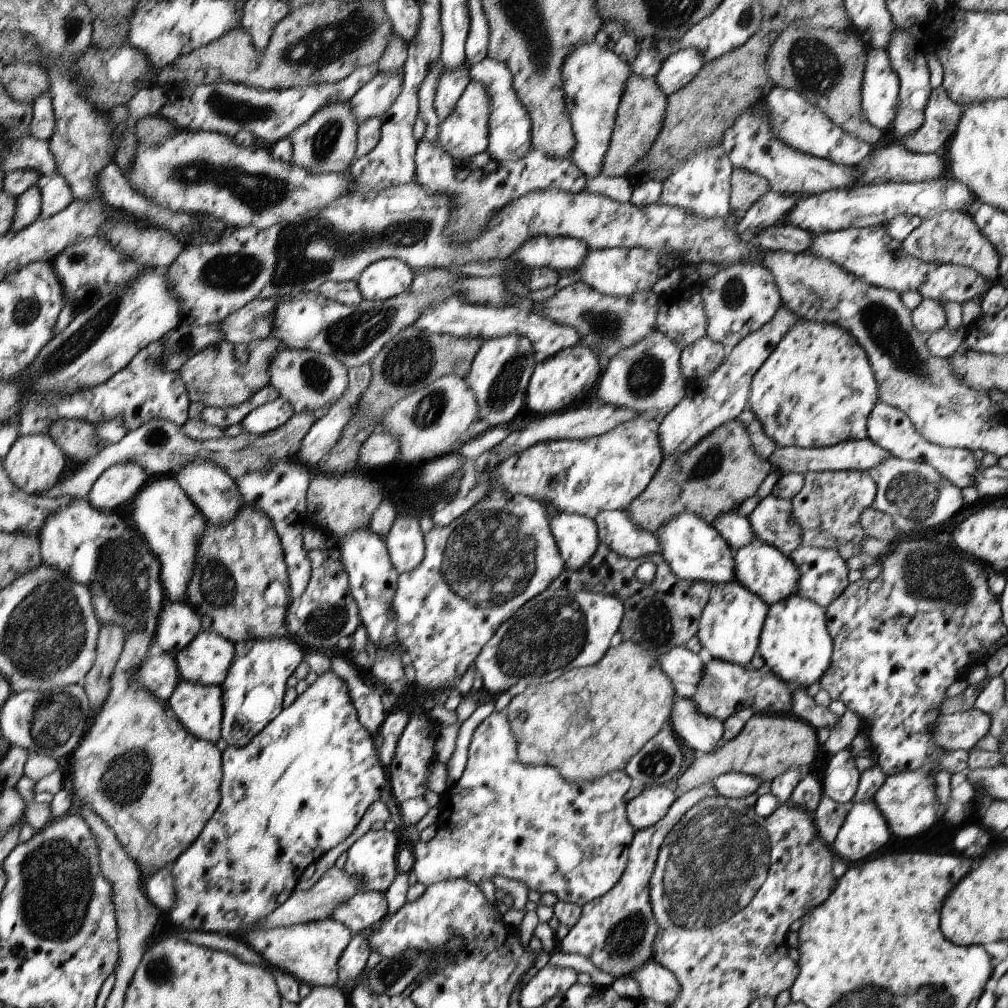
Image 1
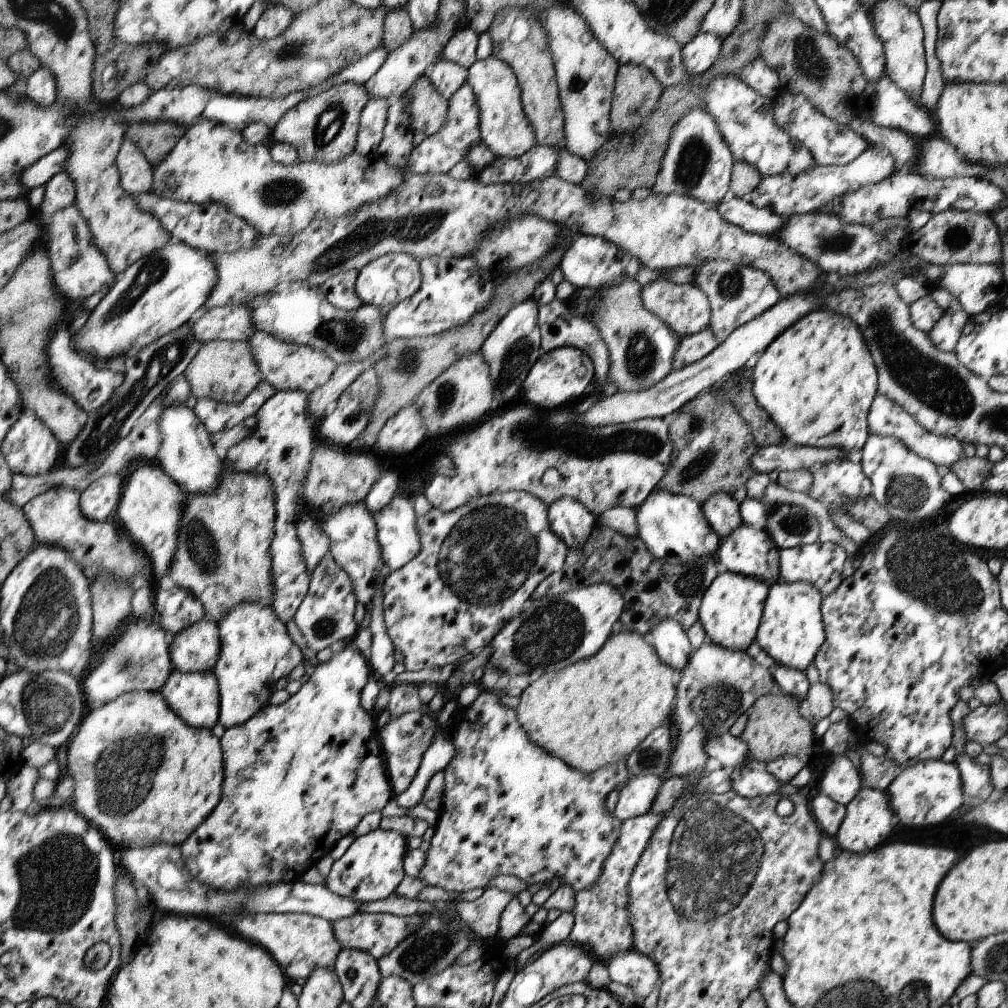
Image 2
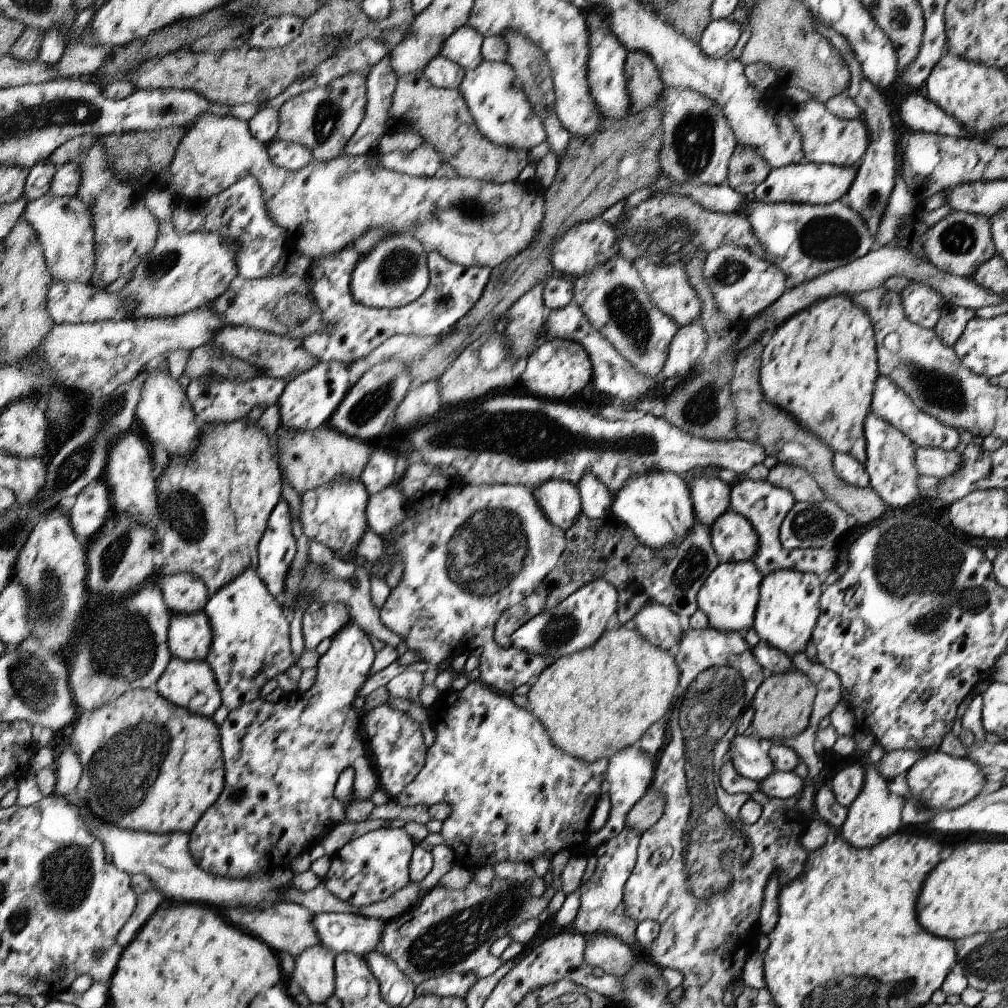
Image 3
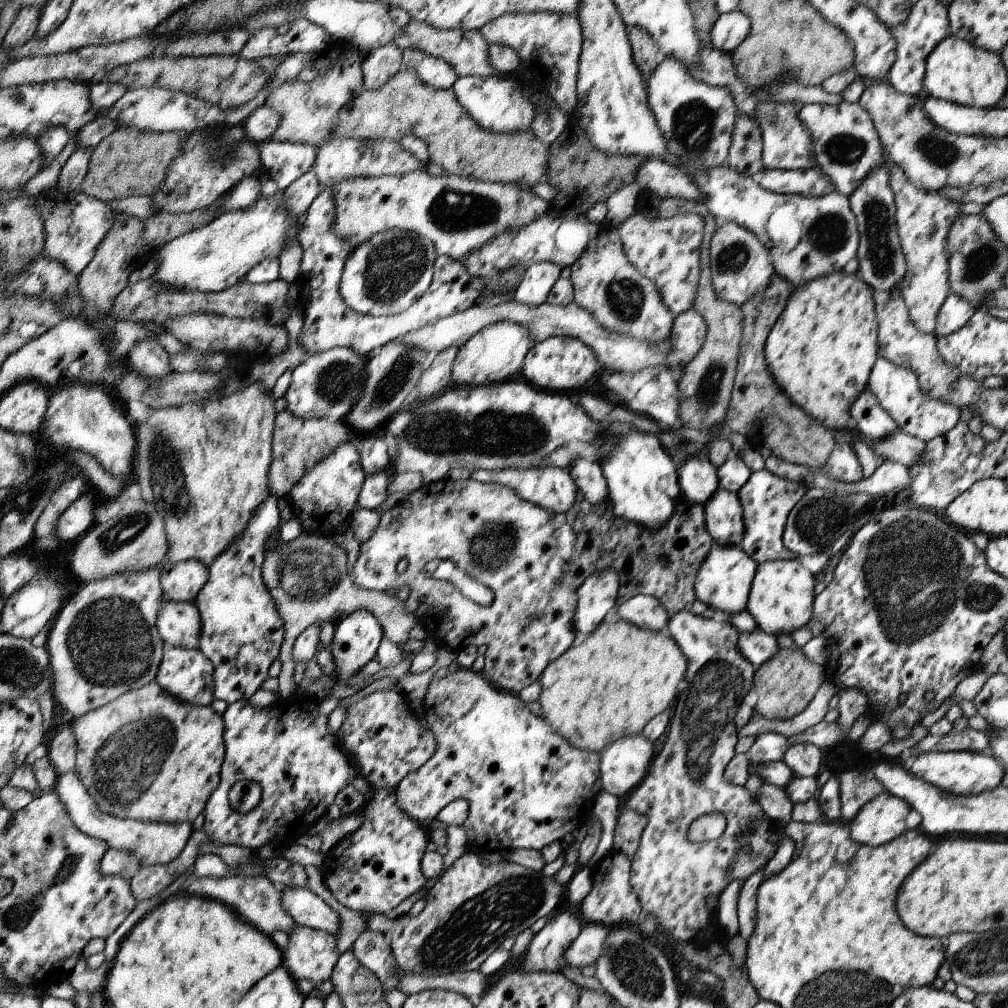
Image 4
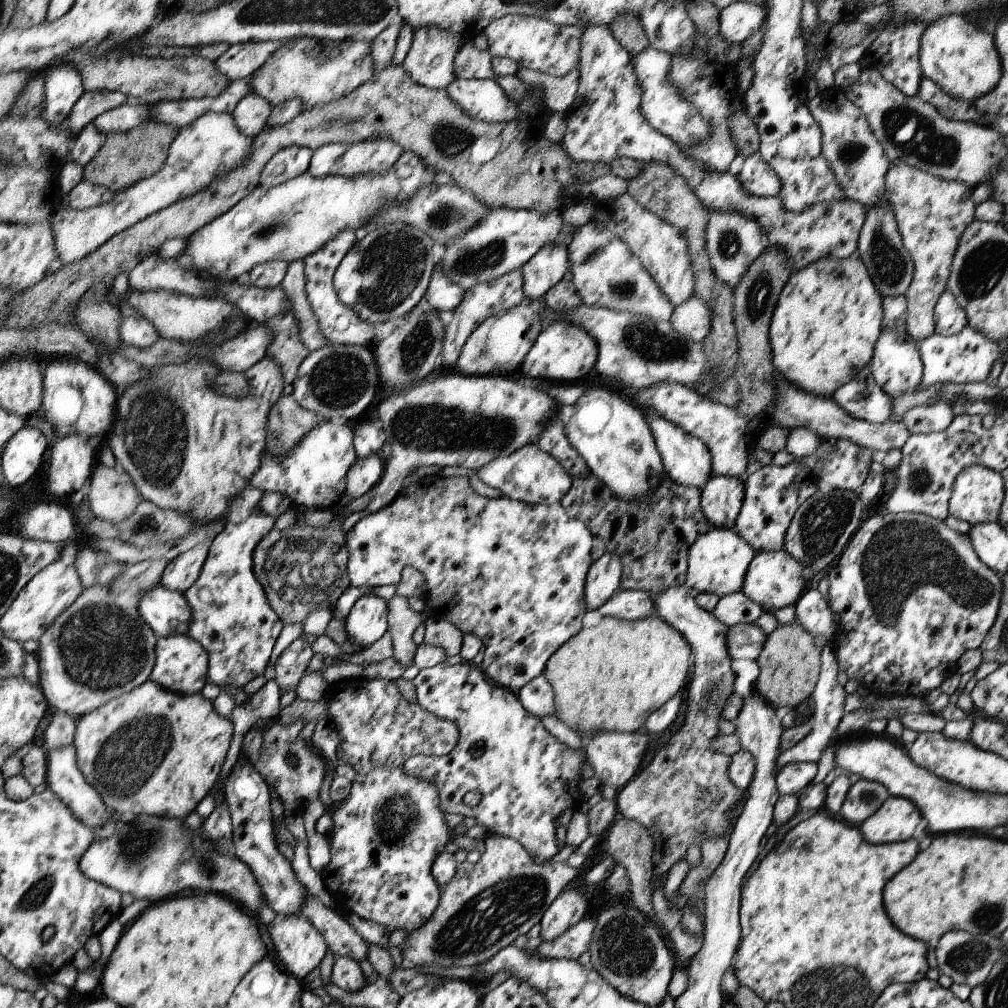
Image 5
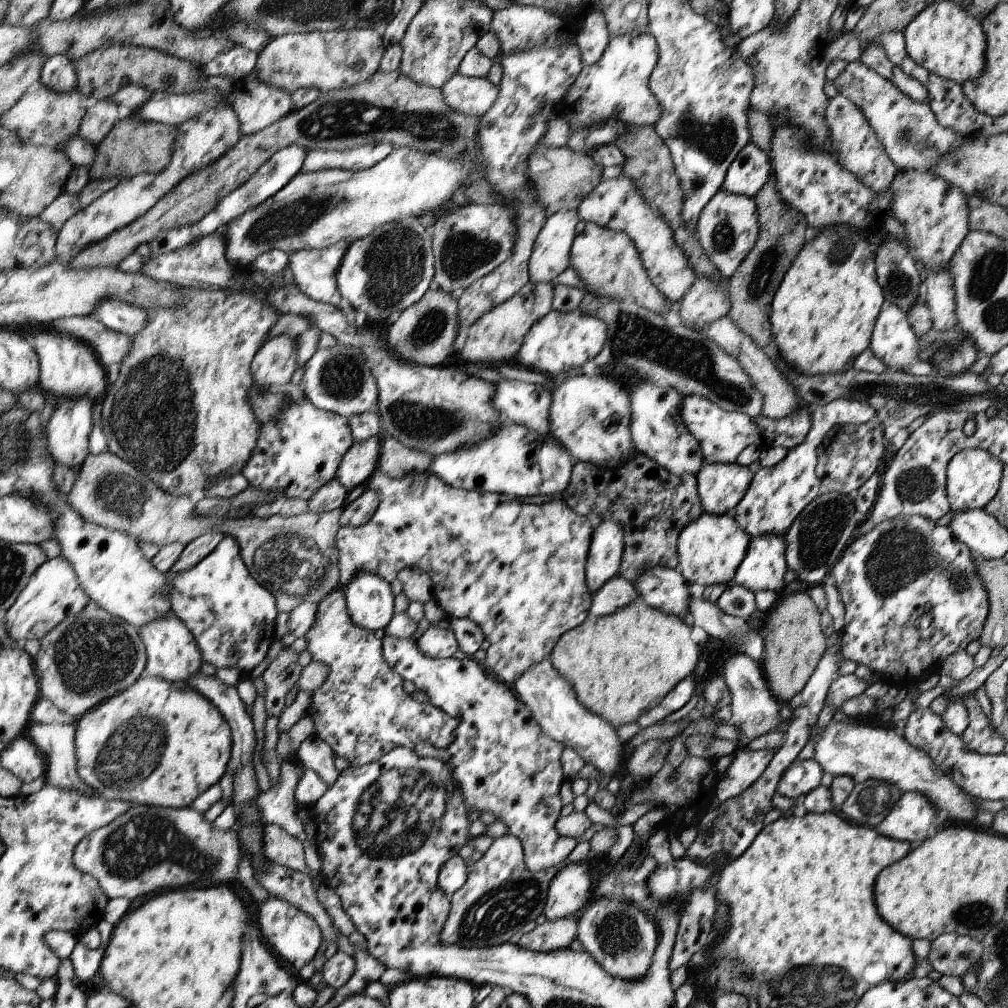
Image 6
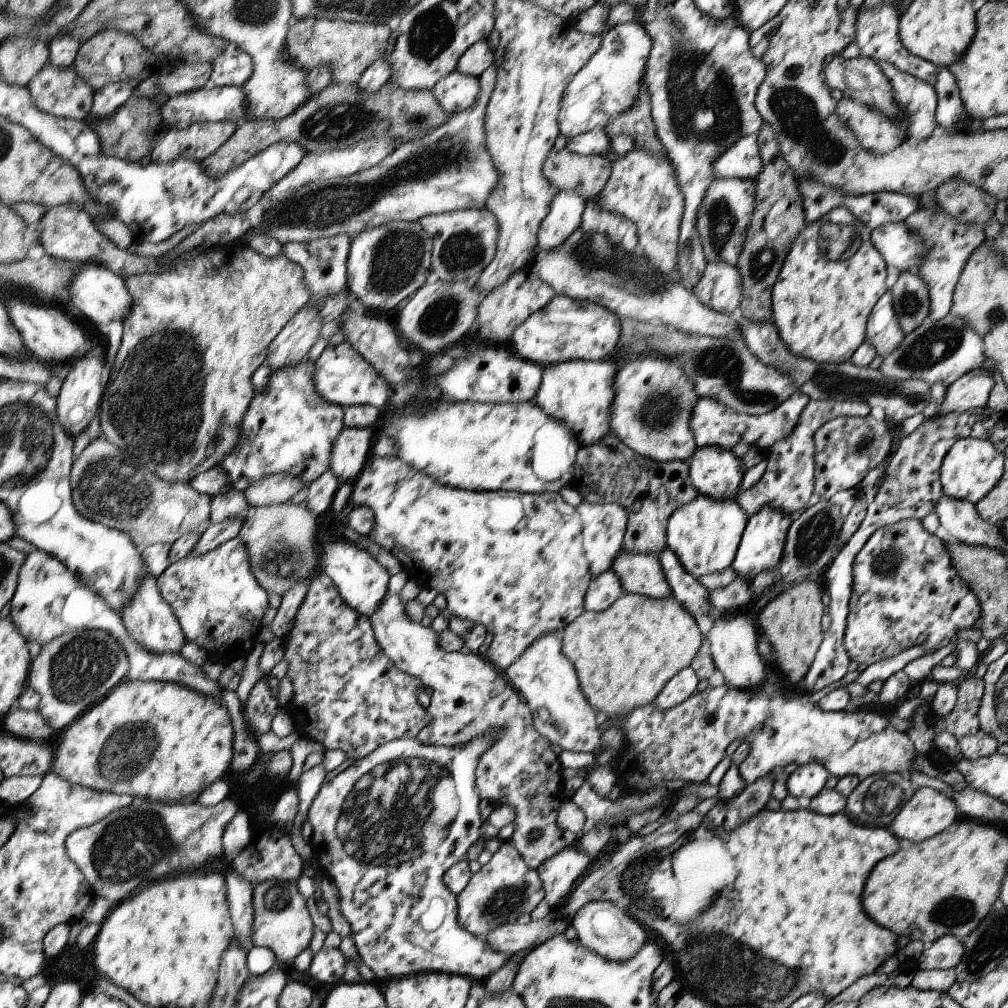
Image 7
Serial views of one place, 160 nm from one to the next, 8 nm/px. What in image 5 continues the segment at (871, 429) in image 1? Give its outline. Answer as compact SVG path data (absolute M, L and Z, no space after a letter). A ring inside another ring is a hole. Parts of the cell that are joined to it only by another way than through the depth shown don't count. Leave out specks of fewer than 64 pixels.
M906 330L902 333L899 331L880 333L873 350L873 357L869 362L869 369L874 382L881 386L883 391L891 396L892 400L903 394L918 391L919 388L923 387L921 385L923 362L919 350L920 347L910 338ZM936 401L911 408L903 414L902 422L911 434L928 434L946 430L955 416L951 402Z

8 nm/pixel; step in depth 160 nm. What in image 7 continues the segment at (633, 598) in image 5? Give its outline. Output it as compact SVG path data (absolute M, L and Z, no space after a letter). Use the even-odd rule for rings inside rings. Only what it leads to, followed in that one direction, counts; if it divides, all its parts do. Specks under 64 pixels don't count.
M610 570L594 576L584 606L588 611L606 610L624 592L617 574Z

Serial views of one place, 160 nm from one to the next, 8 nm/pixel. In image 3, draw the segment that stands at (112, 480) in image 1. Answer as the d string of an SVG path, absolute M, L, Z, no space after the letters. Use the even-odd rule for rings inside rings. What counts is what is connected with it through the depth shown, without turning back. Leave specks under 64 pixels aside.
M103 478L96 479L96 482L92 482L77 495L76 503L68 516L81 543L88 546L92 542L92 536L97 535L108 520L112 504L109 486Z

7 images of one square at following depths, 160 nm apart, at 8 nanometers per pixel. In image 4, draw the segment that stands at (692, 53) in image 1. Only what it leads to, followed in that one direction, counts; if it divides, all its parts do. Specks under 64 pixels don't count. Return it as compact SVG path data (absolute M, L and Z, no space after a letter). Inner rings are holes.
M740 10L722 13L712 29L712 48L731 53L749 35L751 20Z

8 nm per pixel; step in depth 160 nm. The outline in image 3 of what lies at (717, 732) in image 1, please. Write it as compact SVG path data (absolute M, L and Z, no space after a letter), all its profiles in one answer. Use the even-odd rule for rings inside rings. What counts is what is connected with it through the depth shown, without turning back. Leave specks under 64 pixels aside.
M736 734L727 751L737 773L744 778L760 782L772 774L774 767L769 757L771 742L754 735Z

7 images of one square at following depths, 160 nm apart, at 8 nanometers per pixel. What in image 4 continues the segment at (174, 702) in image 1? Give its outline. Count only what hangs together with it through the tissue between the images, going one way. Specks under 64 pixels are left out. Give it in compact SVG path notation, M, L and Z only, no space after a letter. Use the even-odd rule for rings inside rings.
M168 647L164 651L164 660L159 666L155 681L163 689L177 698L178 702L187 702L201 707L207 707L215 699L214 664L199 648L184 649L182 647Z

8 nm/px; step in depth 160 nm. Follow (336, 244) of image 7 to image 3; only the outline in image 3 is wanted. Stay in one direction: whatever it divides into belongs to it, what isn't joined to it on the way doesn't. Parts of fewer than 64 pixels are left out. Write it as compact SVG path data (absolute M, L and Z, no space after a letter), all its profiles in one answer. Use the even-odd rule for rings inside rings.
M344 248L344 250L340 250L340 252L336 252L320 261L314 270L308 272L305 277L311 286L311 300L316 302L317 309L320 309L321 313L324 314L325 326L321 327L321 330L317 331L316 334L302 338L303 347L322 361L348 363L357 358L362 358L377 346L380 346L387 338L394 335L412 335L414 337L442 335L444 332L451 330L478 304L479 298L486 292L487 282L491 280L490 267L462 266L460 263L451 262L451 260L444 258L444 255L438 251L428 252L427 266L430 270L430 285L428 285L423 296L412 301L410 305L399 309L377 309L356 302L351 293L352 273L360 257L354 248Z

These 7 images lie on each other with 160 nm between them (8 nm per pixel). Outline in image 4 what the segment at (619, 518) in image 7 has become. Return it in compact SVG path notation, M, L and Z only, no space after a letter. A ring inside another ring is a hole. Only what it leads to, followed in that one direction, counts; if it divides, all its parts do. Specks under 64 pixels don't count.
M600 567L578 588L578 604L574 614L575 642L582 644L586 636L592 634L605 620L608 610L617 604L619 598L619 574L610 568Z

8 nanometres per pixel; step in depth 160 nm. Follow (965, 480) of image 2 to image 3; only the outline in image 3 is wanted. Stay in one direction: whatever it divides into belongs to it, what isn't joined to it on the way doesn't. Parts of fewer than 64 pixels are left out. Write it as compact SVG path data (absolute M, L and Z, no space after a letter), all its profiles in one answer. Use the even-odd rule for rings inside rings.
M918 447L915 449L915 463L922 475L928 474L943 479L961 469L963 458L955 450Z

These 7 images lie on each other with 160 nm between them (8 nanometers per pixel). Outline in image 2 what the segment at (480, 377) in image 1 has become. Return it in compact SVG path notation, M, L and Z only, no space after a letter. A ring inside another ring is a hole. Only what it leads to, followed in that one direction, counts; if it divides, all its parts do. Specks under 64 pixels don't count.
M530 298L512 308L484 341L479 352L490 367L494 406L510 402L521 392L520 388L525 384L524 380L527 380L532 366L542 356L541 340L538 304L534 298Z

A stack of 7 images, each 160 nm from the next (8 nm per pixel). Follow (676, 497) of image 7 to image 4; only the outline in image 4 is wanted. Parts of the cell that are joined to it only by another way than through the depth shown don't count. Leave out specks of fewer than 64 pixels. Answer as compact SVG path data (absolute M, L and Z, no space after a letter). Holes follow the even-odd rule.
M682 492L678 498L678 508L672 518L661 528L656 530L646 530L638 524L628 524L628 520L616 520L616 514L612 510L612 503L608 498L598 504L590 504L583 497L583 494L576 493L575 504L565 512L567 521L574 528L578 535L578 550L575 550L574 560L570 562L569 574L573 577L569 580L570 584L582 584L586 578L586 570L588 570L588 562L590 562L590 570L598 570L604 566L612 566L619 574L619 600L621 607L625 603L638 595L650 595L656 597L662 603L662 606L670 613L675 615L682 609L688 609L694 604L695 598L695 582L698 580L698 574L703 562L707 560L708 553L711 552L711 546L714 540L710 532L707 530L706 523L706 506L691 503ZM598 548L600 554L604 552L604 562L598 560Z

